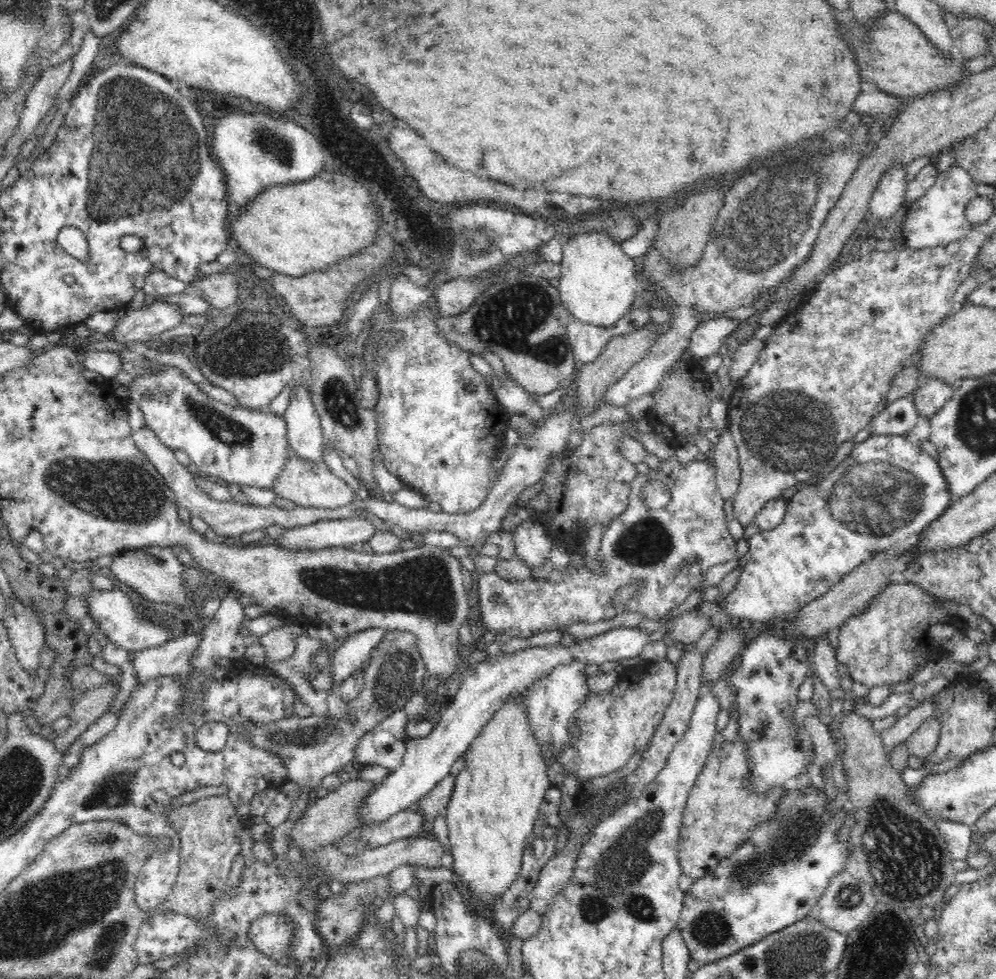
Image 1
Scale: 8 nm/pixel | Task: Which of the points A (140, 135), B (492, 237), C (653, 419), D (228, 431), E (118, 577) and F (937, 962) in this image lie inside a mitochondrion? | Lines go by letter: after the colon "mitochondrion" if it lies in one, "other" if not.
A: mitochondrion
B: mitochondrion
C: other
D: mitochondrion
E: other
F: other

